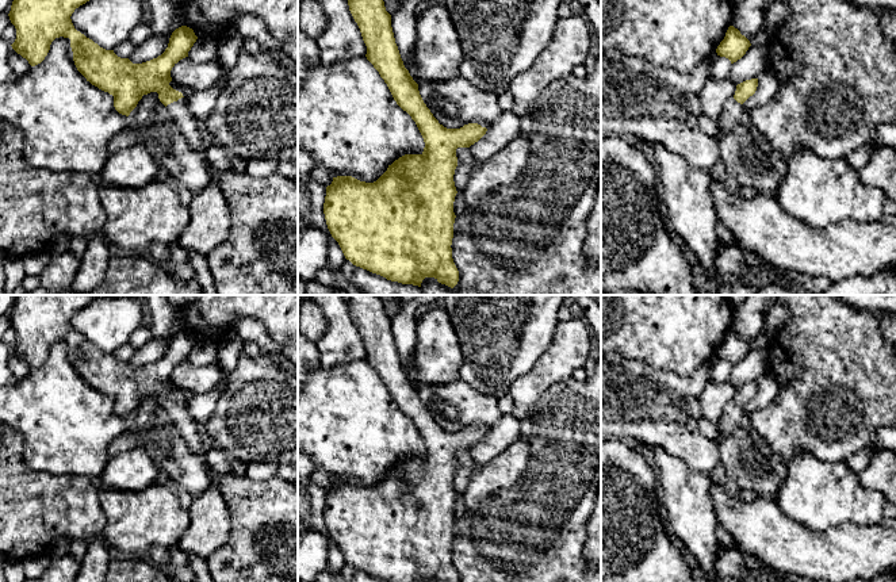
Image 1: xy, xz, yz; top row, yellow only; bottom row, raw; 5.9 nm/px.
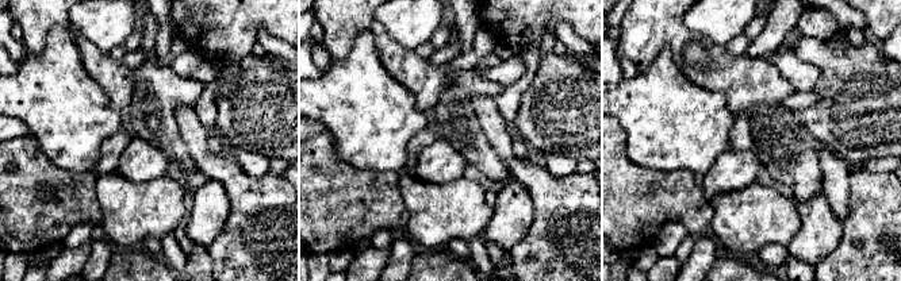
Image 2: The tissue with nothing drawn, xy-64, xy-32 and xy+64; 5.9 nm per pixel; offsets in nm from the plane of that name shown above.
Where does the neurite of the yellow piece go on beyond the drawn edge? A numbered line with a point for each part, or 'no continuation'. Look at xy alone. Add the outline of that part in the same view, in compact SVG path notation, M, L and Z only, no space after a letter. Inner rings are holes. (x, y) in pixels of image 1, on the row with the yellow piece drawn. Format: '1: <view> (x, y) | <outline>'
1: xy (187, 122) | M185 97L166 106L172 119L192 149L206 157L206 146L199 133L199 119L189 111Z

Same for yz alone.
1: yz (734, 113) | M734 97L730 99L720 115L719 127L728 131L735 129L743 120L747 120L747 111L743 104L738 103Z

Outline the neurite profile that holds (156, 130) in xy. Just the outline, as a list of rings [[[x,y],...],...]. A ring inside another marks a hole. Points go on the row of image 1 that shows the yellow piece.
[[[157,92],[142,96],[130,112],[127,126],[157,161],[161,175],[171,176],[194,195],[212,183],[207,158],[187,142]]]

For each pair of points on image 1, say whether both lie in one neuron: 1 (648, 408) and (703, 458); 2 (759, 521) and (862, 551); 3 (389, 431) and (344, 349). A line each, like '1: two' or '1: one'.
1: one
2: one
3: two

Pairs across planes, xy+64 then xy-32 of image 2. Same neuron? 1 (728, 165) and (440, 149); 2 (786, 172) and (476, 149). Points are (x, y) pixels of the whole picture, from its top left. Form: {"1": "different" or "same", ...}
{"1": "same", "2": "same"}

